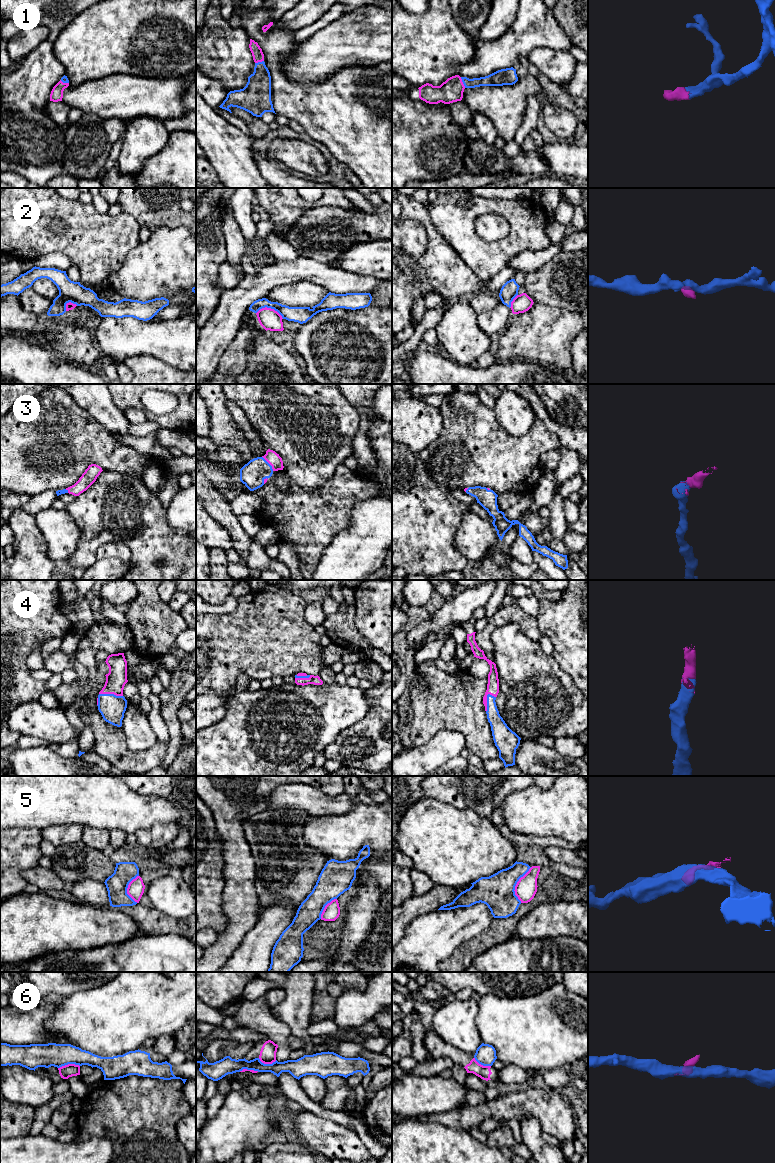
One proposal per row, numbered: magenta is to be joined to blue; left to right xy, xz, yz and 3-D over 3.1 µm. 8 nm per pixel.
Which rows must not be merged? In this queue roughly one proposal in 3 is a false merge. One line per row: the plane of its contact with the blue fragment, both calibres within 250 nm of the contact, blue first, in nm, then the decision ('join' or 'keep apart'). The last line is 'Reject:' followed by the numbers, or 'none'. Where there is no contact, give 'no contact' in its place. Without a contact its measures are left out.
1: yz | 100/180 nm | join
2: xz | 130/170 nm | keep apart
3: xz | 200/100 nm | join
4: yz | 140/100 nm | join
5: yz | 280/170 nm | keep apart
6: xy | 190/100 nm | keep apart
Reject: 2, 5, 6

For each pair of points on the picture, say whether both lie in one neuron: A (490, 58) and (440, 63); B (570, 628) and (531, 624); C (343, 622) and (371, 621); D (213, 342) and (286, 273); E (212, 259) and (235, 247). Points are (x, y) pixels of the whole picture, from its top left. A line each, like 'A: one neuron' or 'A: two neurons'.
A: two neurons
B: two neurons
C: two neurons
D: one neuron
E: two neurons

